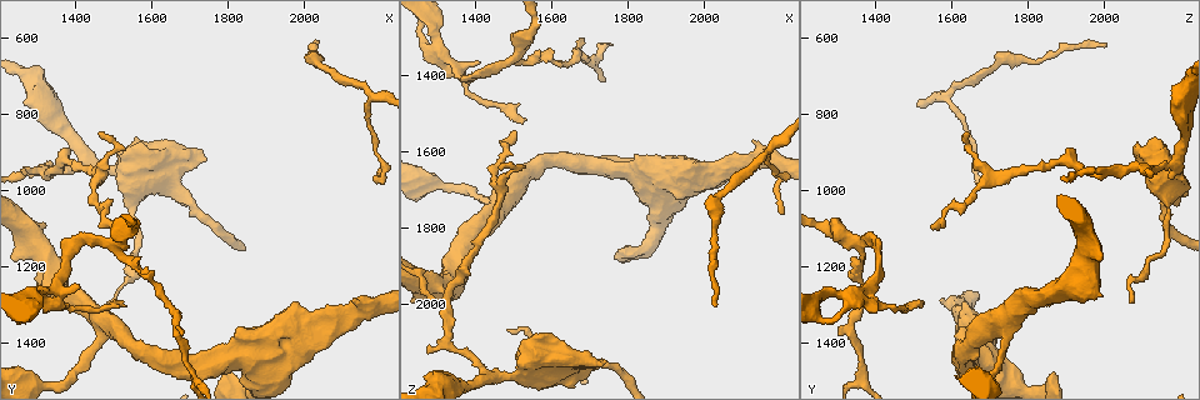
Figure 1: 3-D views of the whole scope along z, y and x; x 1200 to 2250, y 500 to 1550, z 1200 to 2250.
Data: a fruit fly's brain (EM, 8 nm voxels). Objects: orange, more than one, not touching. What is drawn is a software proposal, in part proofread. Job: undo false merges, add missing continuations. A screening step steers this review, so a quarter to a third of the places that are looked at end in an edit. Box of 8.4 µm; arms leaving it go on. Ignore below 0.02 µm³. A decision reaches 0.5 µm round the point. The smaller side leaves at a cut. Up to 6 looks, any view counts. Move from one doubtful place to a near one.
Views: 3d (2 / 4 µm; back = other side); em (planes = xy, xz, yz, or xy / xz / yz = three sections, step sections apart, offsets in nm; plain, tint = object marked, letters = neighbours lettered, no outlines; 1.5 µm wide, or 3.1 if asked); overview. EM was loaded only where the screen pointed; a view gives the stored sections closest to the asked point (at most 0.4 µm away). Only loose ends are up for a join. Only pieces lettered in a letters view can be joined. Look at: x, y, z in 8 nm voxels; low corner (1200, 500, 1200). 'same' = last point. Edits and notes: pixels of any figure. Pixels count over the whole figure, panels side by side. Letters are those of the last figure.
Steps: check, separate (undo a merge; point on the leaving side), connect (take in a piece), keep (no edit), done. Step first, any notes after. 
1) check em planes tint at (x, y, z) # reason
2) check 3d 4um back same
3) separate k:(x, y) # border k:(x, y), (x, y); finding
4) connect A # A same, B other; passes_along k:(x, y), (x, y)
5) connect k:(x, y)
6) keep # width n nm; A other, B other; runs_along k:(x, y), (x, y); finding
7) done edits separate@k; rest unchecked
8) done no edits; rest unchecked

check 3d 2um at (1435, 935, 2185) # arms part here

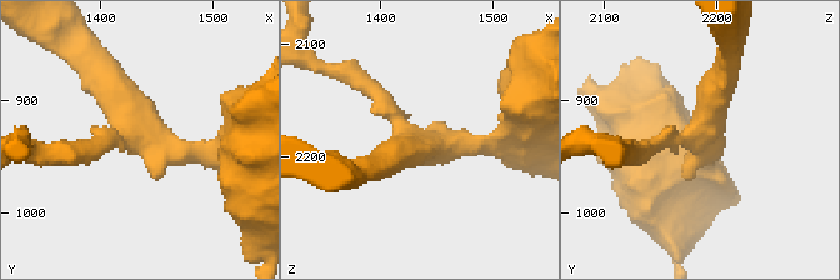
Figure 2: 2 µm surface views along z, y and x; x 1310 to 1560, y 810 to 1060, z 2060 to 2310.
check em xz step 4 letters at (1438, 930, 2194) # arms 3; arm_widths 170, 220, 380 nm

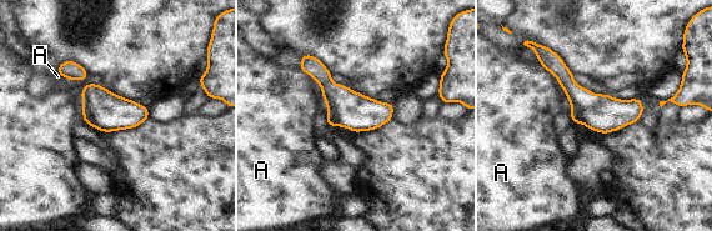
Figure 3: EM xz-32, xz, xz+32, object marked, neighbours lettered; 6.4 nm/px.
keep # A other; border 3:(538, 63), (552, 74); continuous, no second neuron

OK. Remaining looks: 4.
check em xz step 4 letters at (1470, 1335, 1715) # a fork

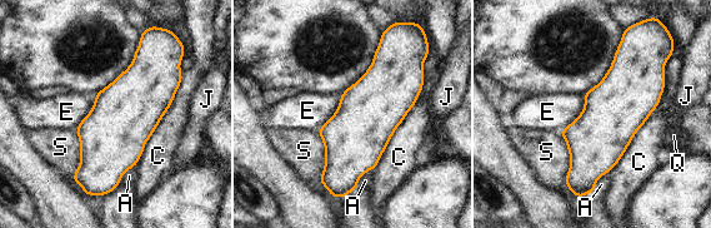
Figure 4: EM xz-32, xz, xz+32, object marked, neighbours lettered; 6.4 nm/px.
keep # longest_contact C 550 nm; A other, C other, E other, J other, Q other, S other; border 4:(135, 164), (123, 174), (119, 184); continuous, no second neuron

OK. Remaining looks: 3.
check em planes letters at (2035, 610, 2005) # thin end

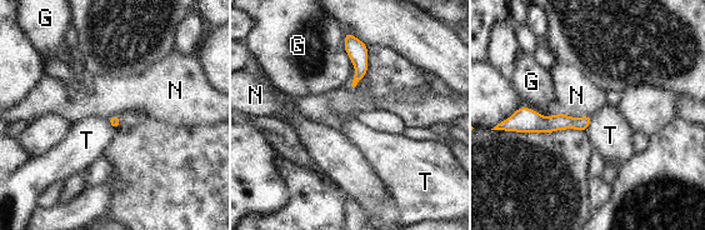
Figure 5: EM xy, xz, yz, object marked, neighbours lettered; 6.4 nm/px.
keep # G other, N other, T other; runs_along 5:(588, 119), (584, 123), (516, 123); none of them fits

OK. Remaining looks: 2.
done no edits; rest unchecked

